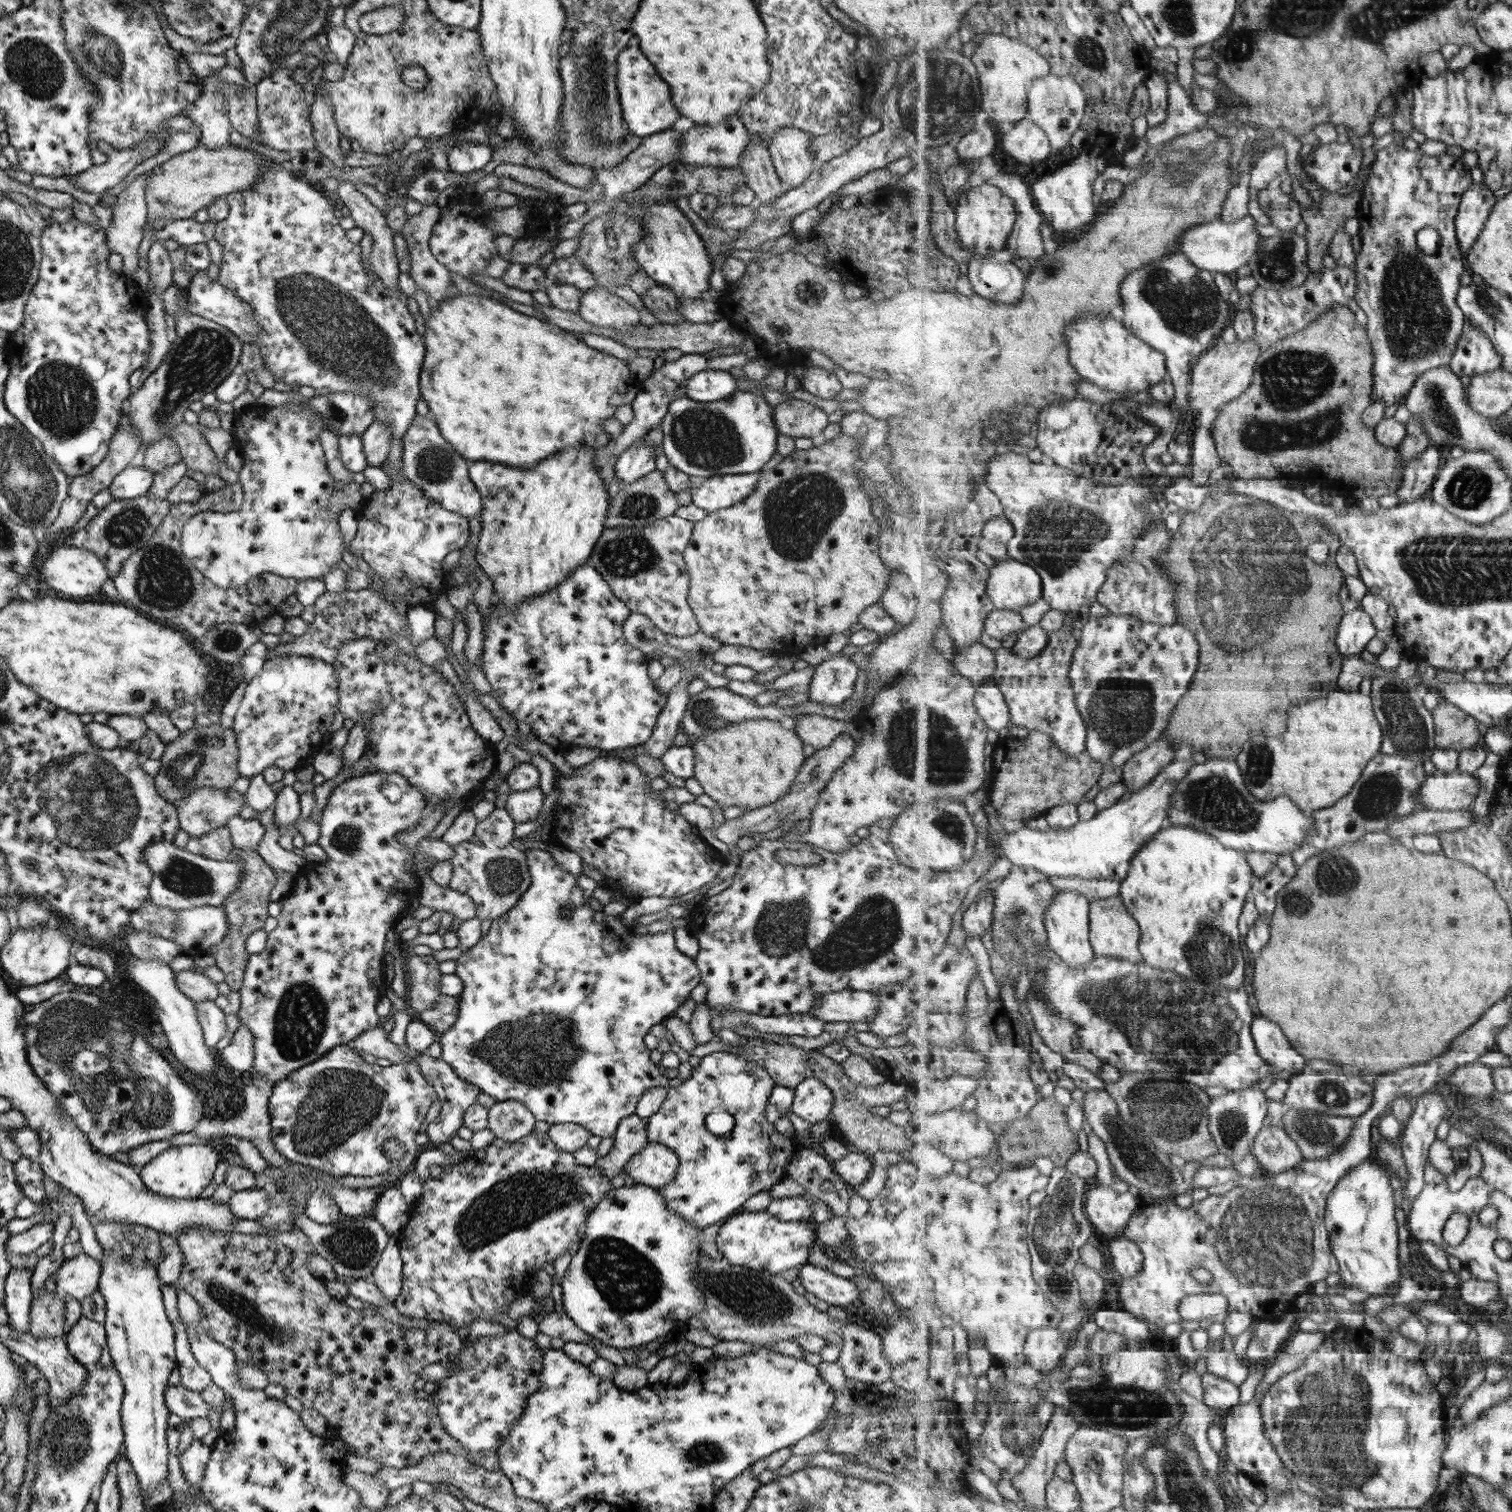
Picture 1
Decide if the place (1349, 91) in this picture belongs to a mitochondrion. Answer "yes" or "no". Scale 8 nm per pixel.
no

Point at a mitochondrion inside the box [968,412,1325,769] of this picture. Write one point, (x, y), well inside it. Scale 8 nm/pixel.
(1209, 582)

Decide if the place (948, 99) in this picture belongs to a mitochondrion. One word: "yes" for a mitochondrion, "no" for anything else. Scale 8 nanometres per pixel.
yes

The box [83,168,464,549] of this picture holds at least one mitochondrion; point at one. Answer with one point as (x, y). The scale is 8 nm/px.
(341, 338)

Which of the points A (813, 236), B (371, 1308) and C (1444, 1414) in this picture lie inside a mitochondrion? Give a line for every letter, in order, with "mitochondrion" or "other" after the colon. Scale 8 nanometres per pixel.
A: other
B: other
C: other

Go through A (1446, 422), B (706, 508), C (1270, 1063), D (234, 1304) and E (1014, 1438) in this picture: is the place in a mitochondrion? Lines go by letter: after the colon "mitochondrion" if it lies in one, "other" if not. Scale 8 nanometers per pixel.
A: mitochondrion
B: other
C: other
D: mitochondrion
E: mitochondrion

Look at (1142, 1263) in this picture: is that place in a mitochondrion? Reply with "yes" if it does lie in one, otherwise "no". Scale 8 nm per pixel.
no

